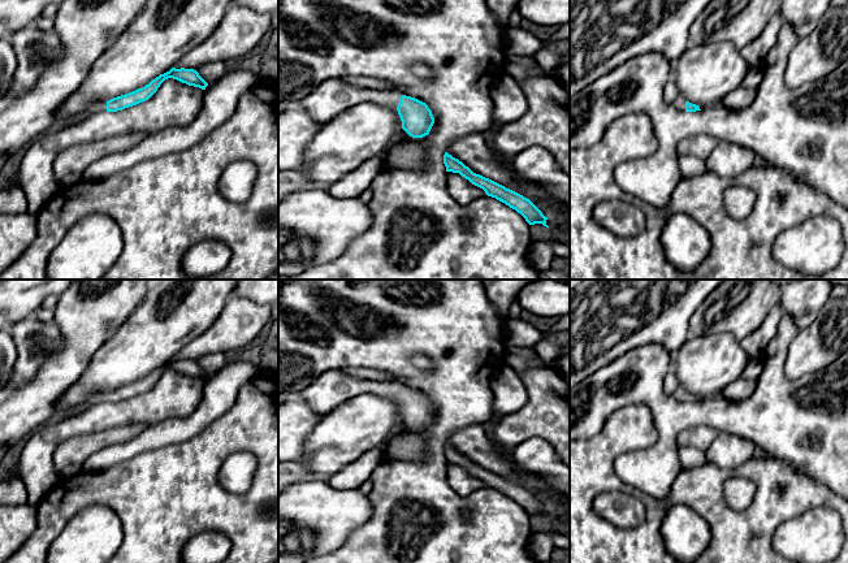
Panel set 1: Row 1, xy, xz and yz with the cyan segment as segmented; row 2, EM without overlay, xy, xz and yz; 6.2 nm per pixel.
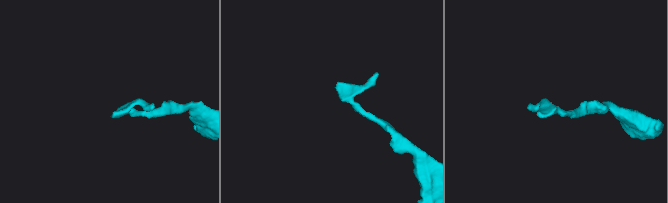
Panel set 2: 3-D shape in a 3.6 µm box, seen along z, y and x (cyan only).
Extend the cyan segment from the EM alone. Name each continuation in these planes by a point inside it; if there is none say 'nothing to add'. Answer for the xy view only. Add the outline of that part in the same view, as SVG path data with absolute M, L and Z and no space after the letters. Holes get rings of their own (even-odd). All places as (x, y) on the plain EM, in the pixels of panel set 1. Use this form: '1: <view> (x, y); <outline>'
1: xy (95, 398); M92 394L87 400L86 406L96 404L96 403L107 403L107 394Z

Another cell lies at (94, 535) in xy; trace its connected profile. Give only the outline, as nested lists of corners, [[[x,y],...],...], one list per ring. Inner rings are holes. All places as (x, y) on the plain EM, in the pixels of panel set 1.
[[[103,504],[77,512],[51,543],[46,563],[107,563],[124,540],[121,520]]]

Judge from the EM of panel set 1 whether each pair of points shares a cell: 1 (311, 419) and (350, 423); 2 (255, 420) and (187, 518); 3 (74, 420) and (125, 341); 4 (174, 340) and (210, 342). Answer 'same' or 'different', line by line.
1: different
2: same
3: different
4: different

